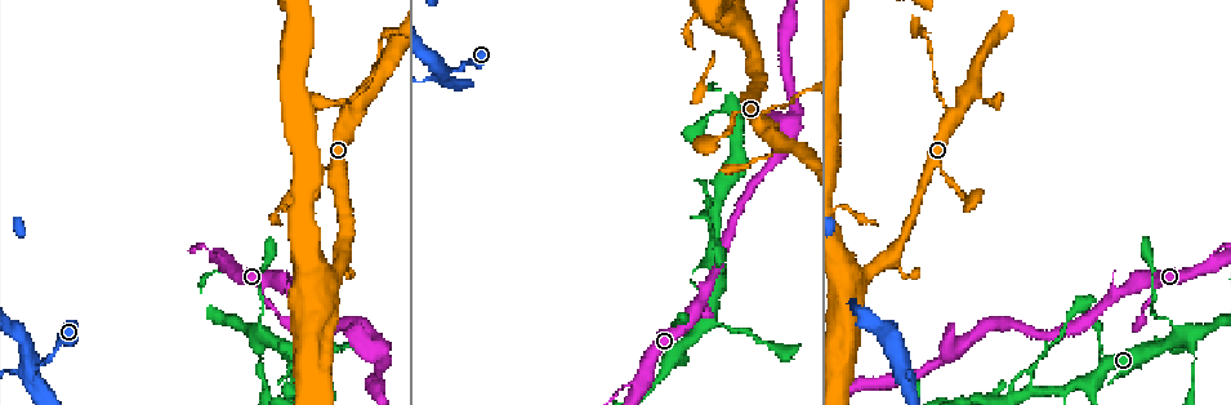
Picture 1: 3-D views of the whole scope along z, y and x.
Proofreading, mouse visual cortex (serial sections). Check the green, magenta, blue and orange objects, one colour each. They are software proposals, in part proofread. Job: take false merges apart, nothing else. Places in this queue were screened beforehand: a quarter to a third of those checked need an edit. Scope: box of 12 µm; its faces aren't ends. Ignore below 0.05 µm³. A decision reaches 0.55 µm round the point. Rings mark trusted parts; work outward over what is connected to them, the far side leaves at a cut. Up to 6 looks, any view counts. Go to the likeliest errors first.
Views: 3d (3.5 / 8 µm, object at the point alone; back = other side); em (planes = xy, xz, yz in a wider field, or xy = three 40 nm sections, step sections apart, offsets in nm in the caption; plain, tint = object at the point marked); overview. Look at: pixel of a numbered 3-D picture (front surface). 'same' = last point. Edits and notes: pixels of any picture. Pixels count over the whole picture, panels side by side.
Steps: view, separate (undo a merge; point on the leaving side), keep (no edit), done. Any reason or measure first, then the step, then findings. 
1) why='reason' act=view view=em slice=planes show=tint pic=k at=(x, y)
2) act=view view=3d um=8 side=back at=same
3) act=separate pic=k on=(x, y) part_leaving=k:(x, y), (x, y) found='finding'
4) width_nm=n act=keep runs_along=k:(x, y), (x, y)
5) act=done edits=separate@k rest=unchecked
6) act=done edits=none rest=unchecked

why='abrupt turn' act=view view=3d um=8 pic=1 at=(446, 71)

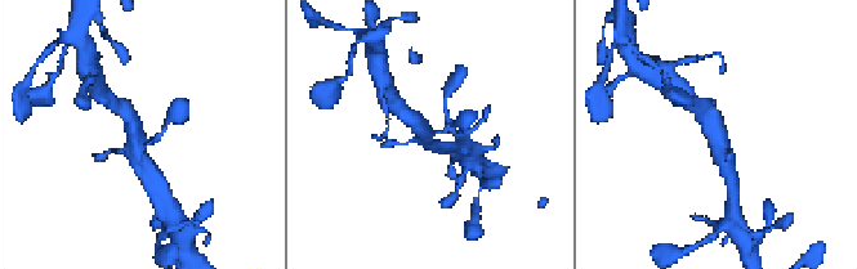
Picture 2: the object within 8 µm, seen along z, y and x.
act=view view=3d um=3.5 pic=2 at=(435, 132)

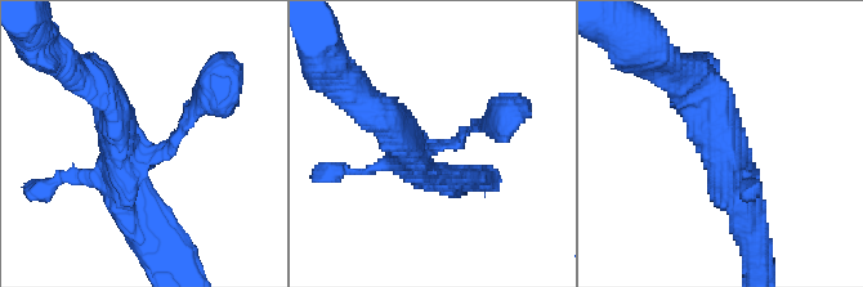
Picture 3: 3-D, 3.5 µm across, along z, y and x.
why='now the EM' act=view view=em slice=xy step=5 show=tint pic=3 at=(726, 155)

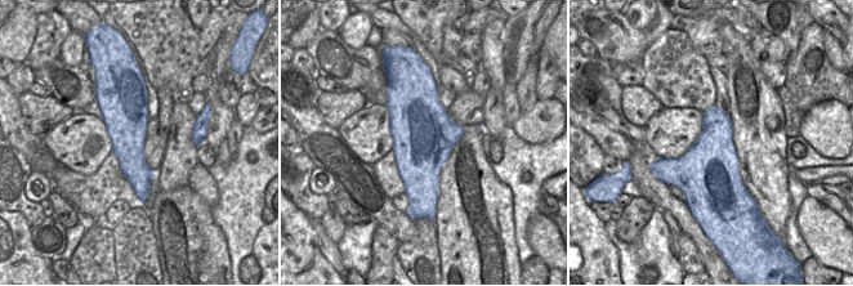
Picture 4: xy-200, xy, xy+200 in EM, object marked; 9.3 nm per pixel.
arm_widths_nm=150,150,350,450 act=keep runs_along=3:(193, 115), (165, 153), (134, 153), (102, 83) found='continuous, no second cell'

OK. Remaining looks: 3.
why='narrows sharply' act=view view=em slice=xy step=3 show=tint pic=1 at=(934, 89)

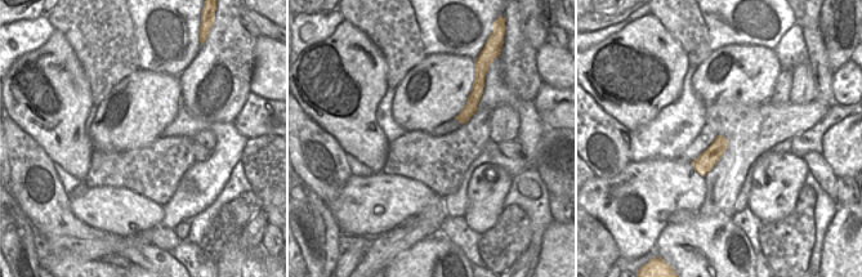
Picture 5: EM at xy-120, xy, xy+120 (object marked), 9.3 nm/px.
act=view view=3d um=3.5 side=back at=same

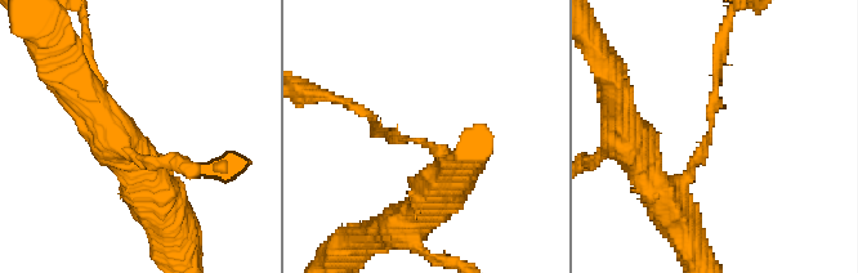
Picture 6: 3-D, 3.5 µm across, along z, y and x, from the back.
arm_widths_nm=100,150 act=keep found='all the same cell'

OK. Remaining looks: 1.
act=done edits=none rest=unchecked

